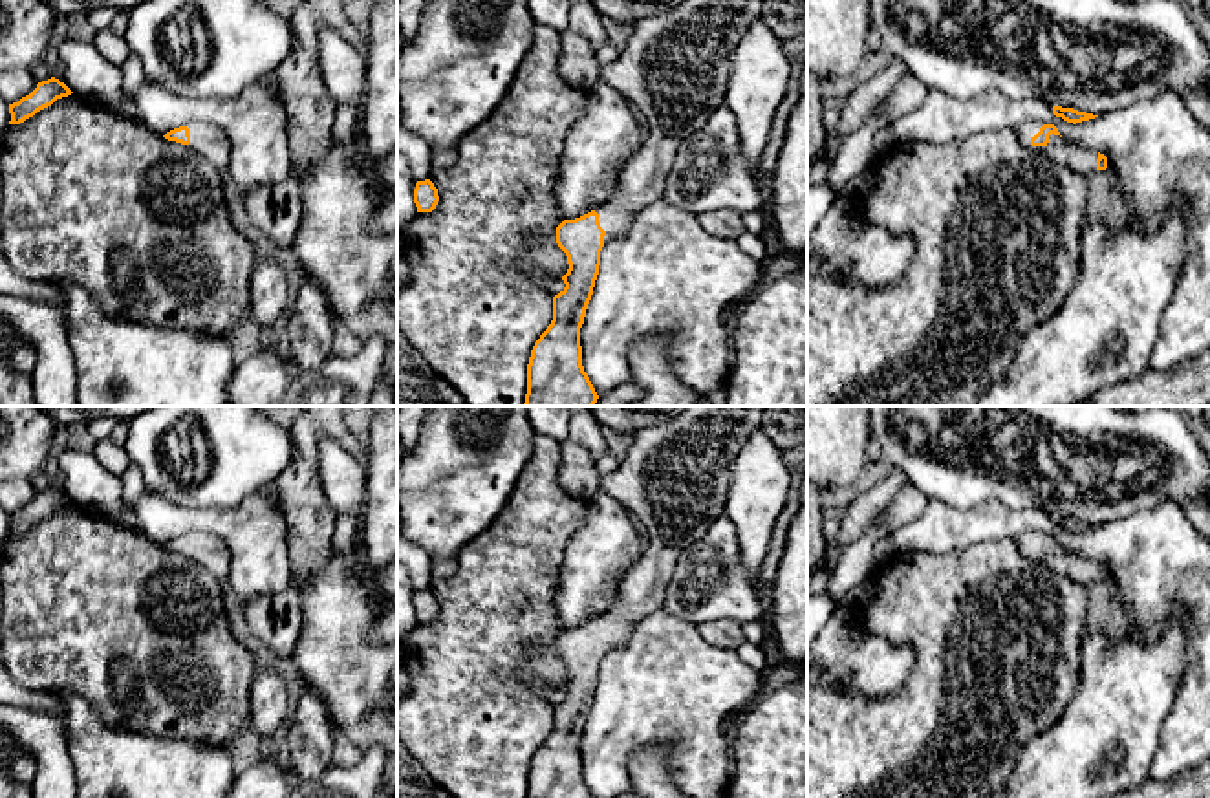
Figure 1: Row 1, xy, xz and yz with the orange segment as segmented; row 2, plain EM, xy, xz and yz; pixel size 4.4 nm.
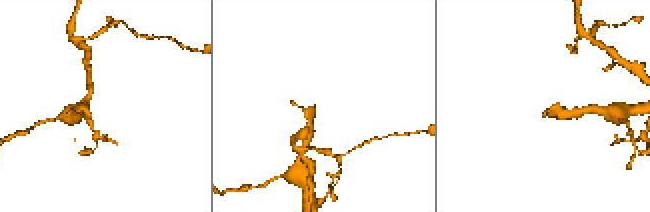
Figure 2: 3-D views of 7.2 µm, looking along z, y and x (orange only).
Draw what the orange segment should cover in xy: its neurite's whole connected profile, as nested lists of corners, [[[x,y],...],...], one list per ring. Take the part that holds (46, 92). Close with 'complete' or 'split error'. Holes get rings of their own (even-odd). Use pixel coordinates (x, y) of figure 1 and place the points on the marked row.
[[[55,77],[42,81],[29,95],[22,97],[18,102],[9,104],[9,124],[20,124],[37,112],[51,106],[57,99],[68,97],[71,93],[73,92]]]; complete

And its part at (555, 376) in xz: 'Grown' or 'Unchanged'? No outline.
Grown

